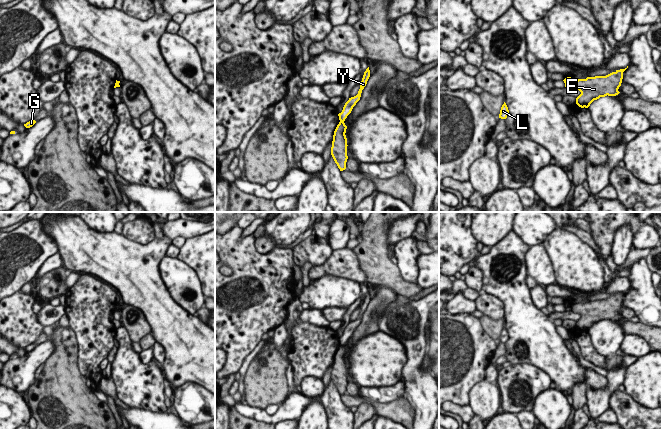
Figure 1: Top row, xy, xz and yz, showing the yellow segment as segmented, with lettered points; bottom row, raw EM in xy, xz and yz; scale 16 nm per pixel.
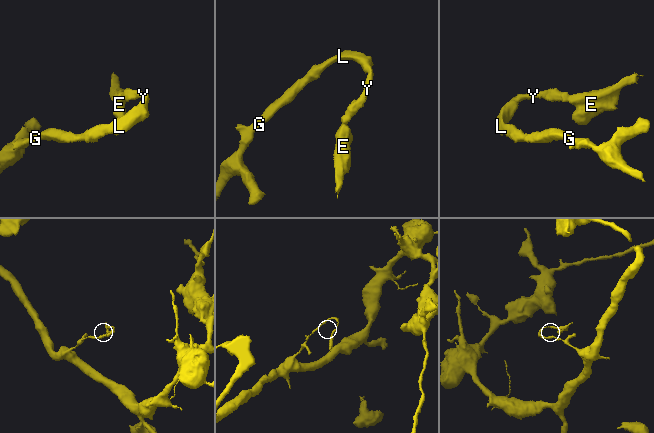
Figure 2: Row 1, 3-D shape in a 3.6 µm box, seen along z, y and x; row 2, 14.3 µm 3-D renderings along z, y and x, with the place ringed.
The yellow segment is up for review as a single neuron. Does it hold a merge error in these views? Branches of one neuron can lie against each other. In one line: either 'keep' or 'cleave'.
cleave

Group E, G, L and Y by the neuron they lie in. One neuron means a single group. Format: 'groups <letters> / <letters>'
groups E / G L Y

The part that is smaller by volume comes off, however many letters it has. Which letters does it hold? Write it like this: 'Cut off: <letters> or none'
Cut off: E

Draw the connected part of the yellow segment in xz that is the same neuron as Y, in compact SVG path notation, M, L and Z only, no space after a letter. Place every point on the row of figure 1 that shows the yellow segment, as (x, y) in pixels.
M368 67L366 69L366 71L364 72L362 81L360 83L360 89L358 91L358 94L356 96L354 96L354 97L349 98L349 100L345 103L342 112L338 114L339 120L341 122L345 121L345 119L347 118L347 116L351 113L353 107L360 100L362 90L366 86L369 77L370 77L370 70L369 70L369 67Z

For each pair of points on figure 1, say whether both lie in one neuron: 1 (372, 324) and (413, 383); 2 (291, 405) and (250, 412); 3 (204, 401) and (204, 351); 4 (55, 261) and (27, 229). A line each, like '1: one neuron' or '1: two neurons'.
1: two neurons
2: one neuron
3: two neurons
4: two neurons

